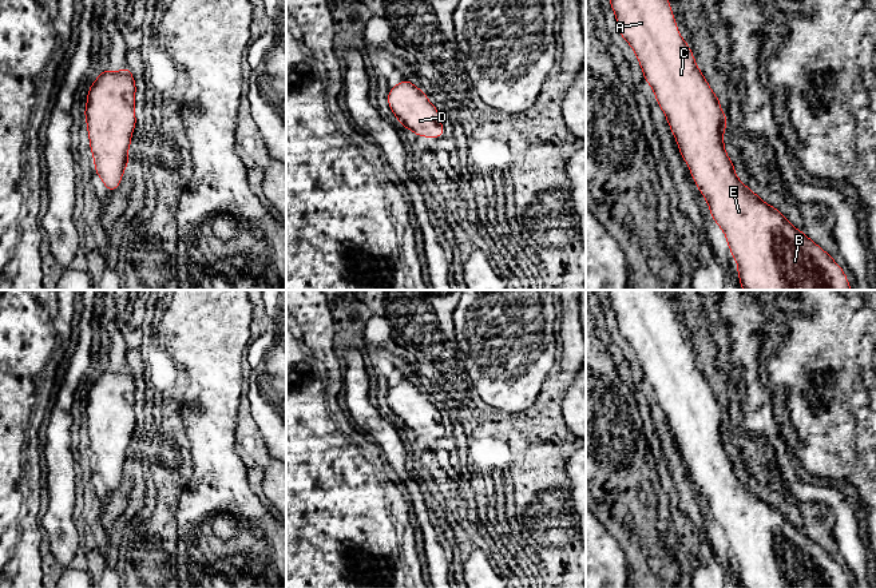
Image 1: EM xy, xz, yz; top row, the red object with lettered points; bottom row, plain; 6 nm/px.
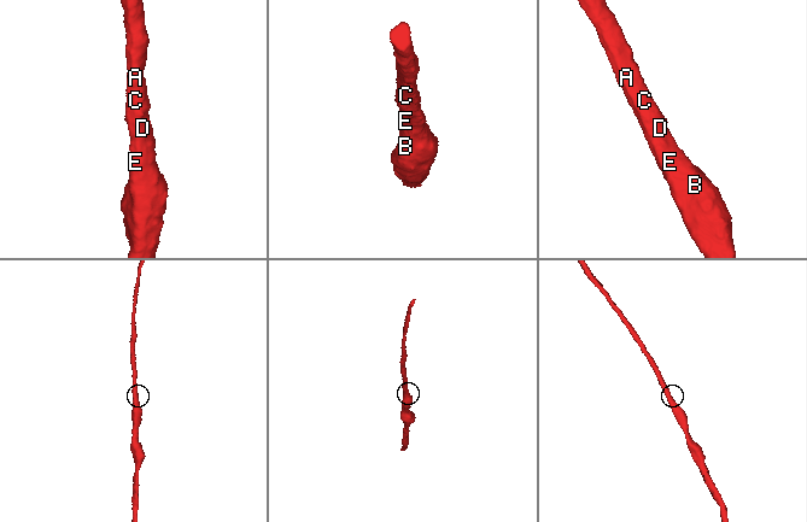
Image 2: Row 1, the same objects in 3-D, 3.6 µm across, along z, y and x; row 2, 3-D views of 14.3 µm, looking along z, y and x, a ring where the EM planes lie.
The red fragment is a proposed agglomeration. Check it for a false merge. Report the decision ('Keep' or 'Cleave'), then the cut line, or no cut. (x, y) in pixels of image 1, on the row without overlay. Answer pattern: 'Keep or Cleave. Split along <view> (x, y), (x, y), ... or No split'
Keep. No split

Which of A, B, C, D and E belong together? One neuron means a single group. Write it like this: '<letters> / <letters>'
A B C D E

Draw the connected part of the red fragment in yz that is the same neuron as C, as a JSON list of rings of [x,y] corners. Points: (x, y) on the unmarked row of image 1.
[[[607,290],[617,315],[621,335],[633,346],[646,381],[653,386],[658,404],[677,438],[679,452],[689,464],[691,476],[706,497],[716,523],[724,529],[730,552],[738,563],[742,588],[851,588],[843,568],[802,531],[794,528],[786,517],[770,504],[762,501],[736,476],[734,465],[724,446],[726,414],[720,409],[720,397],[711,392],[698,369],[691,349],[678,334],[670,302],[662,290]]]

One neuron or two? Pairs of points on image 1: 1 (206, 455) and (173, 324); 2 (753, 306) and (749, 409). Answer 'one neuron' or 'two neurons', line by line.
1: one neuron
2: one neuron

